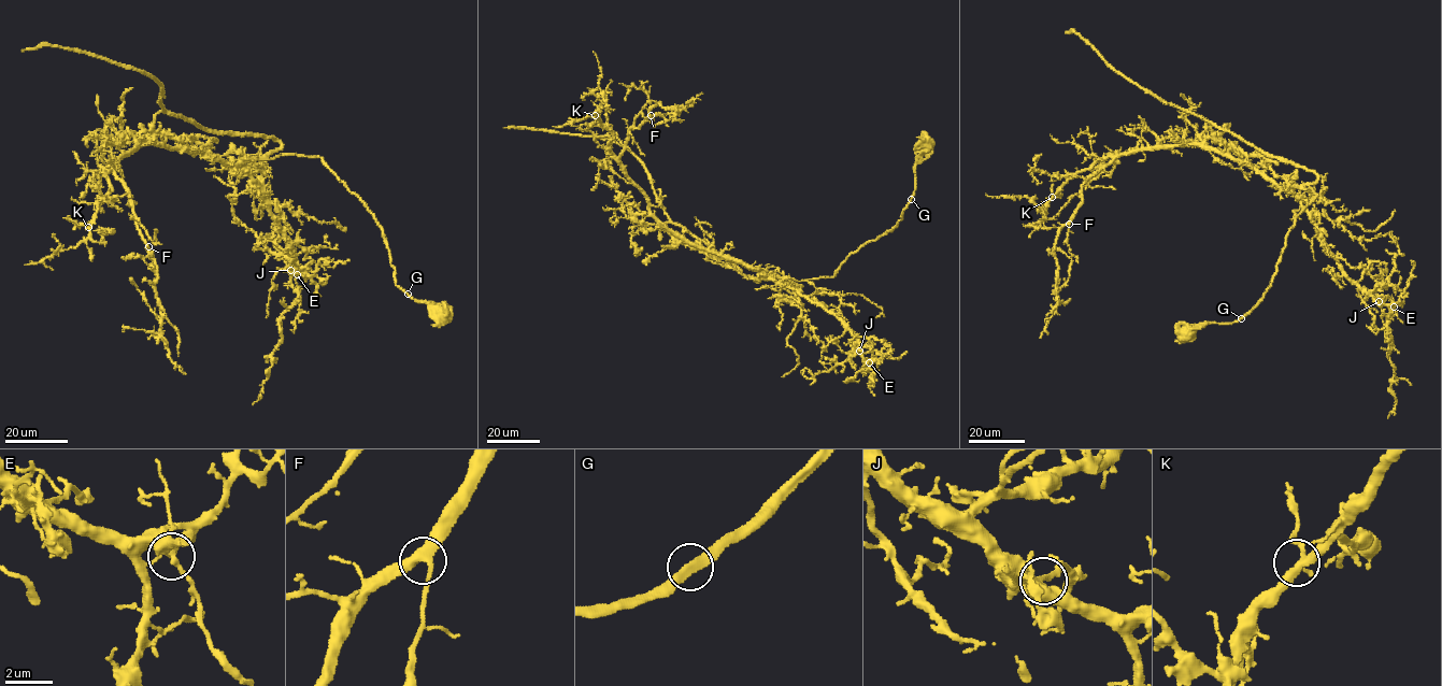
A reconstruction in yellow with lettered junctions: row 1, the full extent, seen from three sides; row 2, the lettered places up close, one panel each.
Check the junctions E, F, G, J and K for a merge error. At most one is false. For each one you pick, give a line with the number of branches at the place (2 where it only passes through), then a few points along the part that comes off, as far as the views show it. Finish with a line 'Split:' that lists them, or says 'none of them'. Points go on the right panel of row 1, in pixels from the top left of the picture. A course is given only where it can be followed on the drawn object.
Split: none of them

